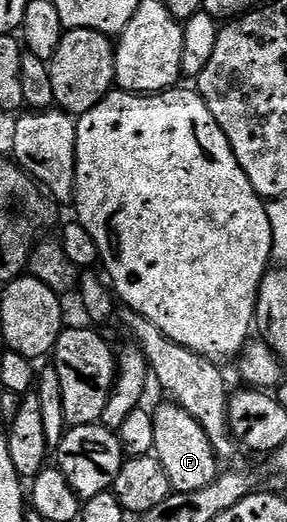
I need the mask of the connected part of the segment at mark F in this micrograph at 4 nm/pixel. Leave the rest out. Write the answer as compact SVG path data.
M164 401L160 408L152 411L154 421L154 452L156 460L166 469L166 477L170 477L173 492L190 493L198 489L206 489L218 474L218 456L212 447L210 437L206 437L206 429L186 409L177 403Z

